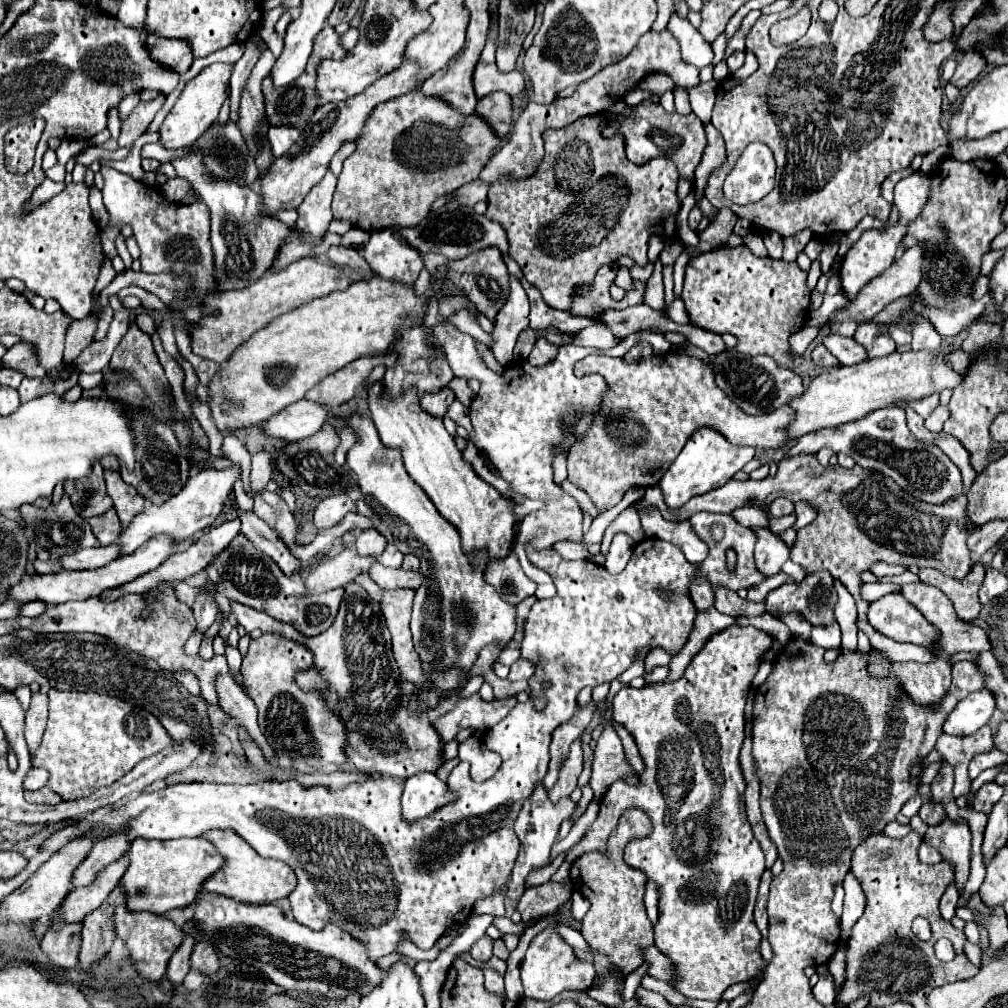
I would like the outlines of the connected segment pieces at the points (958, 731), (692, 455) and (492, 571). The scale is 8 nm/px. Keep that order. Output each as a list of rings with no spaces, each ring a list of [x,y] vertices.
[[[978,690],[960,700],[956,708],[946,716],[942,732],[954,736],[968,736],[982,728],[996,708],[994,694],[990,690]]]
[[[712,428],[696,430],[692,434],[692,438],[686,442],[684,450],[676,456],[676,460],[672,462],[672,466],[668,468],[664,478],[660,480],[662,498],[664,498],[668,508],[676,510],[682,504],[686,504],[692,496],[706,494],[714,488],[724,486],[752,458],[754,458],[754,448],[750,448],[750,446],[734,446]]]
[[[510,554],[504,560],[496,560],[488,566],[488,572],[484,574],[484,580],[496,588],[500,598],[516,606],[524,598],[532,596],[536,590],[536,584],[528,580],[528,576],[522,572],[520,562],[514,554]]]

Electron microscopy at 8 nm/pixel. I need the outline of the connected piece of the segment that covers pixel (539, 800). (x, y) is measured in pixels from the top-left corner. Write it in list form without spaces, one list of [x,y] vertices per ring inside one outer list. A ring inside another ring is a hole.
[[[542,782],[536,784],[534,794],[530,794],[530,798],[524,802],[524,808],[520,810],[520,814],[518,814],[518,818],[514,822],[514,832],[520,838],[520,854],[516,858],[516,866],[512,870],[512,878],[510,878],[510,884],[508,884],[508,890],[506,890],[508,898],[518,900],[524,894],[524,880],[530,874],[530,870],[548,866],[550,848],[556,842],[558,828],[560,828],[562,820],[566,820],[572,814],[572,810],[574,810],[574,801],[570,800],[570,798],[564,798],[564,800],[554,804],[546,794],[544,784]]]

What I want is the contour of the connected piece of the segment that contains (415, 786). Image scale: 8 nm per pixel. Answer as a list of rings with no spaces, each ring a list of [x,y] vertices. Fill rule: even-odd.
[[[420,772],[406,780],[406,788],[402,792],[402,816],[414,822],[454,800],[456,794],[446,782],[432,772]]]

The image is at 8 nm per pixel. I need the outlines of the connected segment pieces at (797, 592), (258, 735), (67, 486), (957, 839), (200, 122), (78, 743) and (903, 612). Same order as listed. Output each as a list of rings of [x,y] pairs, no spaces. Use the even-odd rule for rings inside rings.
[[[822,570],[808,574],[804,582],[788,582],[772,590],[766,598],[766,610],[774,614],[800,612],[812,626],[834,622],[832,608],[836,604],[836,590],[832,576]]]
[[[218,674],[216,676],[216,694],[218,694],[218,704],[226,714],[232,714],[232,718],[238,720],[240,726],[248,730],[248,734],[258,742],[258,746],[264,750],[264,756],[268,760],[274,758],[274,750],[266,744],[266,738],[262,730],[258,728],[256,722],[256,706],[252,698],[232,680],[230,674]]]
[[[94,462],[88,478],[80,478],[80,482],[64,482],[64,490],[82,518],[100,516],[112,508],[112,498],[106,492],[100,462]]]
[[[944,818],[944,822],[930,826],[924,840],[934,846],[946,862],[956,870],[958,888],[964,888],[964,882],[970,876],[970,830],[964,820]]]
[[[210,64],[206,66],[196,78],[192,78],[186,88],[182,90],[178,102],[174,104],[174,108],[168,112],[166,120],[160,124],[158,134],[160,134],[160,144],[168,150],[174,148],[188,148],[194,144],[194,140],[204,134],[204,130],[208,130],[220,112],[220,106],[226,100],[226,84],[230,80],[232,74],[232,64]]]
[[[48,690],[48,720],[42,742],[36,752],[30,750],[32,766],[44,768],[50,772],[48,788],[58,792],[64,800],[74,800],[82,796],[90,796],[94,790],[102,786],[110,786],[124,774],[128,774],[140,760],[172,746],[172,738],[168,732],[160,726],[158,718],[148,714],[146,710],[140,710],[136,706],[130,706],[128,702],[96,692],[74,692],[74,690]]]
[[[898,592],[886,594],[880,600],[872,602],[866,620],[878,634],[888,636],[896,642],[918,644],[926,650],[932,650],[932,646],[940,642],[936,628]]]

